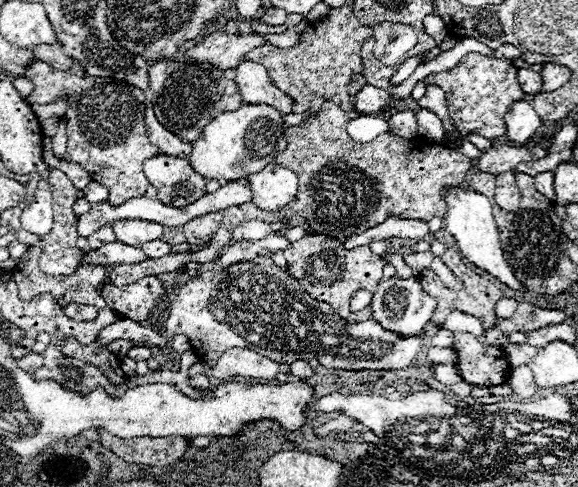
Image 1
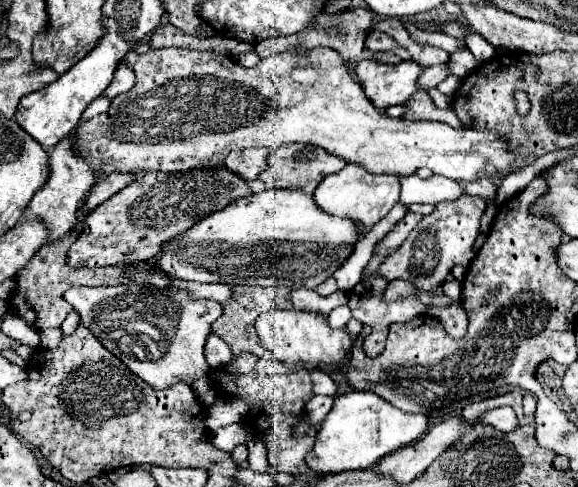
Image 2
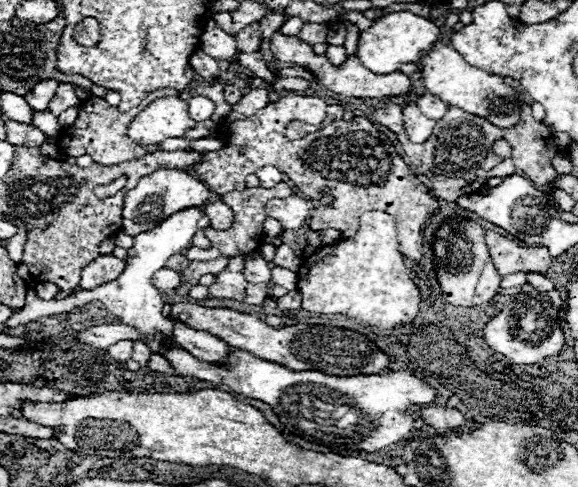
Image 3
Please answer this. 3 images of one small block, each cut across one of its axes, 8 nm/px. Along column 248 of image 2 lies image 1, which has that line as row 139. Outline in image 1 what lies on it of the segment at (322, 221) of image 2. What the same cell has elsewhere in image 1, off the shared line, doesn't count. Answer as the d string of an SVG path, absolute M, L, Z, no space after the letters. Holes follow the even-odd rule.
M248 104L248 106L240 106L234 112L220 112L202 130L200 138L192 142L190 164L198 174L204 174L208 180L246 178L250 172L260 172L266 164L274 162L274 154L278 154L276 142L286 142L284 140L286 128L288 126L284 124L282 114L268 104ZM234 136L238 140L234 140Z

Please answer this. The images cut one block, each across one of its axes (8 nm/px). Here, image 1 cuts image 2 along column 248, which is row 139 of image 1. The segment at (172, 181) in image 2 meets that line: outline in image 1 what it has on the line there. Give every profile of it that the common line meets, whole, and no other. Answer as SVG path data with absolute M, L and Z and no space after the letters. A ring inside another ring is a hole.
M178 52L172 58L166 58L162 62L154 62L148 68L150 88L148 88L148 100L154 104L154 114L160 120L160 124L172 134L194 142L204 126L220 112L224 110L236 110L236 106L242 106L244 100L240 96L240 90L234 80L228 80L224 76L224 70L208 64L208 62L196 62L186 60L182 52Z

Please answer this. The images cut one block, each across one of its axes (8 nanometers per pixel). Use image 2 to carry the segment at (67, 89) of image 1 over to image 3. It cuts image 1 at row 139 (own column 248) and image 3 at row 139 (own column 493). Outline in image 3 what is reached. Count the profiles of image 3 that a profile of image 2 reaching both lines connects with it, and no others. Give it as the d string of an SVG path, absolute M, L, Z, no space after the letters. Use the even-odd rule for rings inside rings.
M176 96L156 98L128 126L128 136L140 146L158 144L166 138L180 138L196 122L188 116L188 104Z

